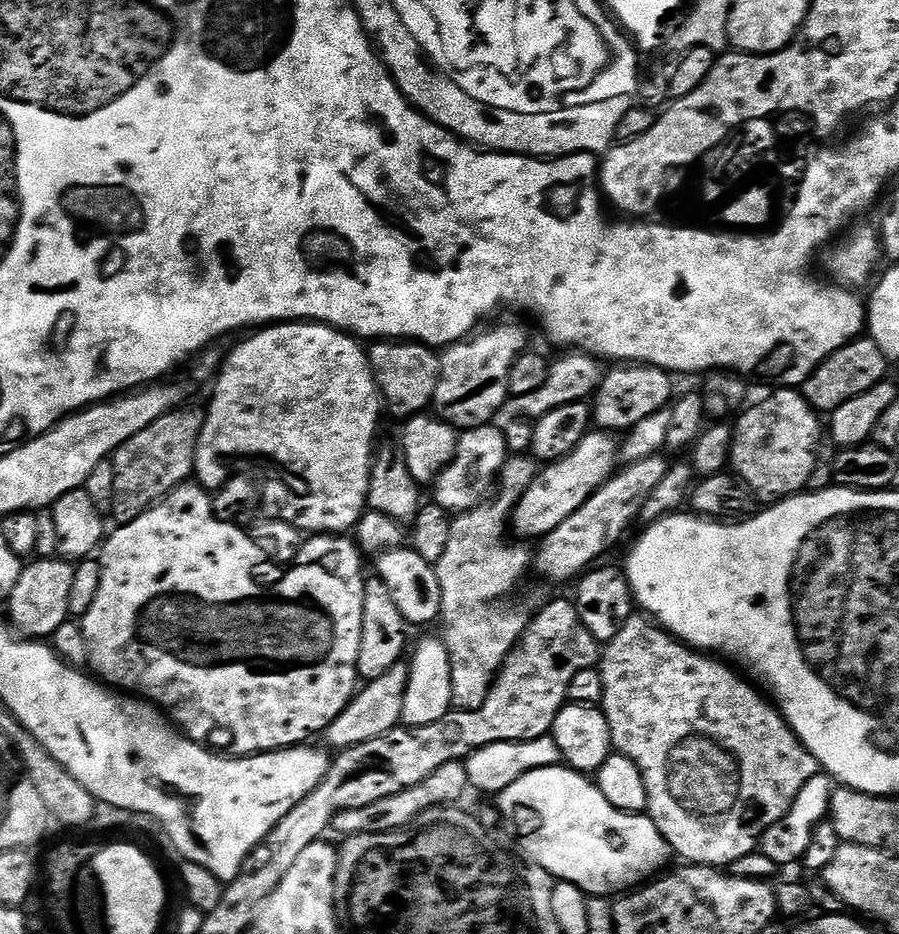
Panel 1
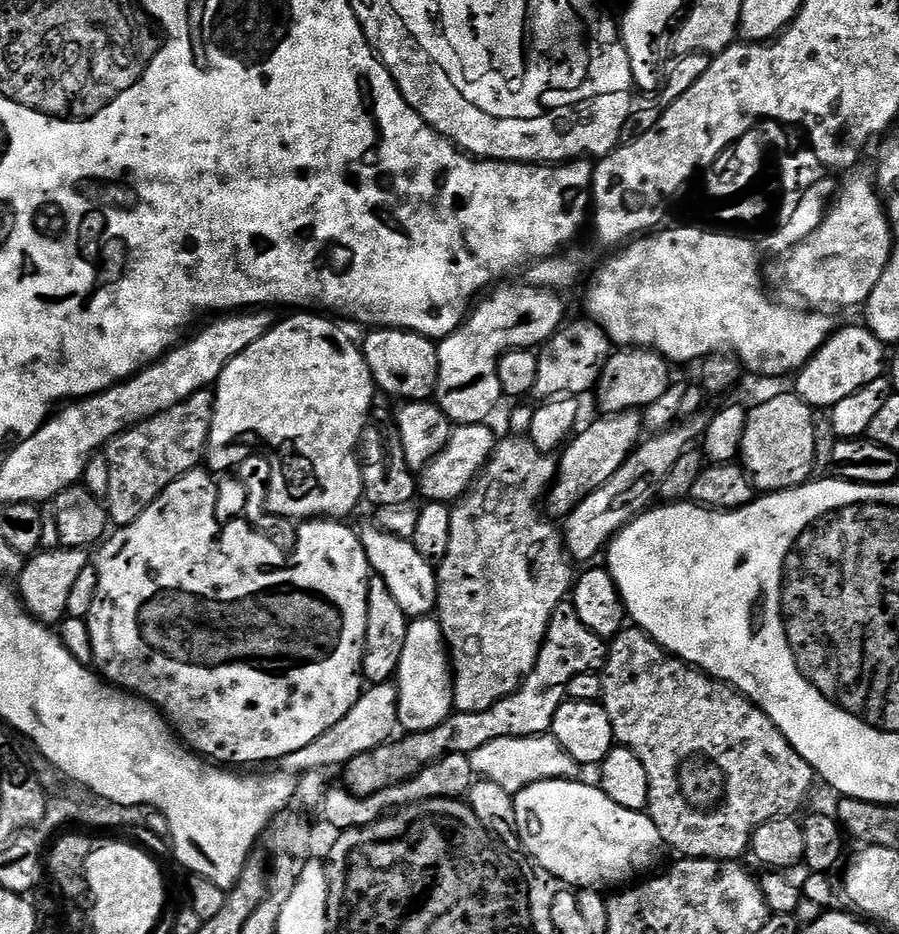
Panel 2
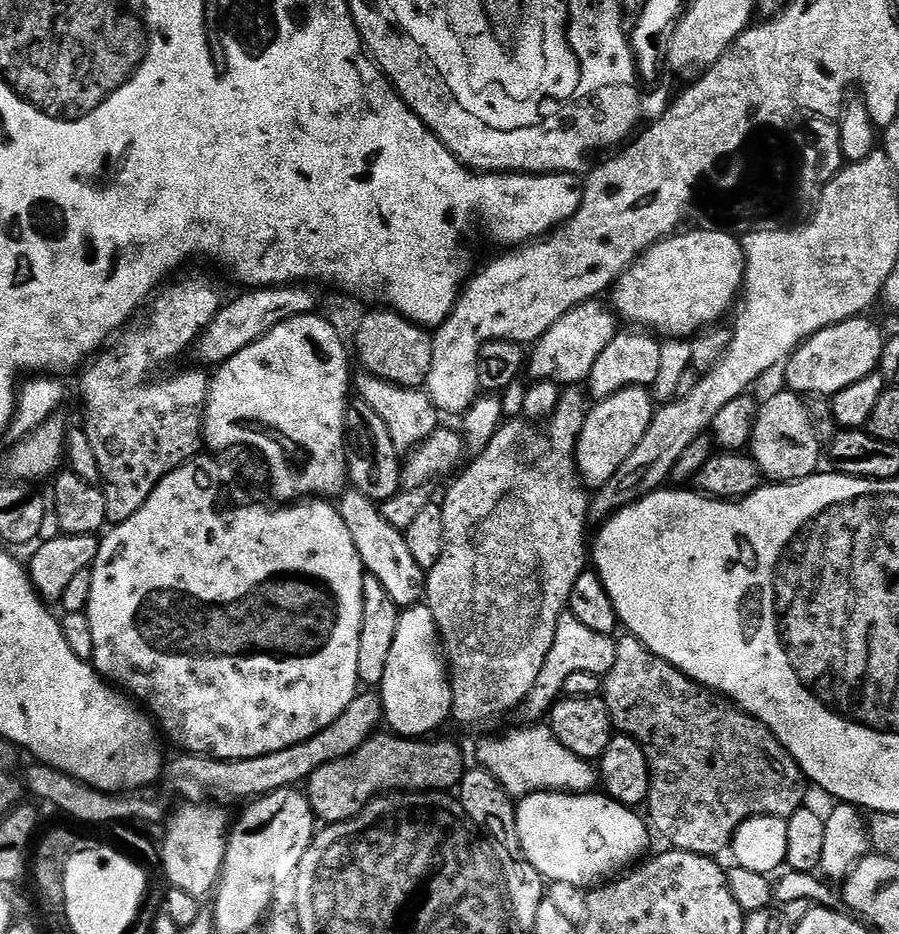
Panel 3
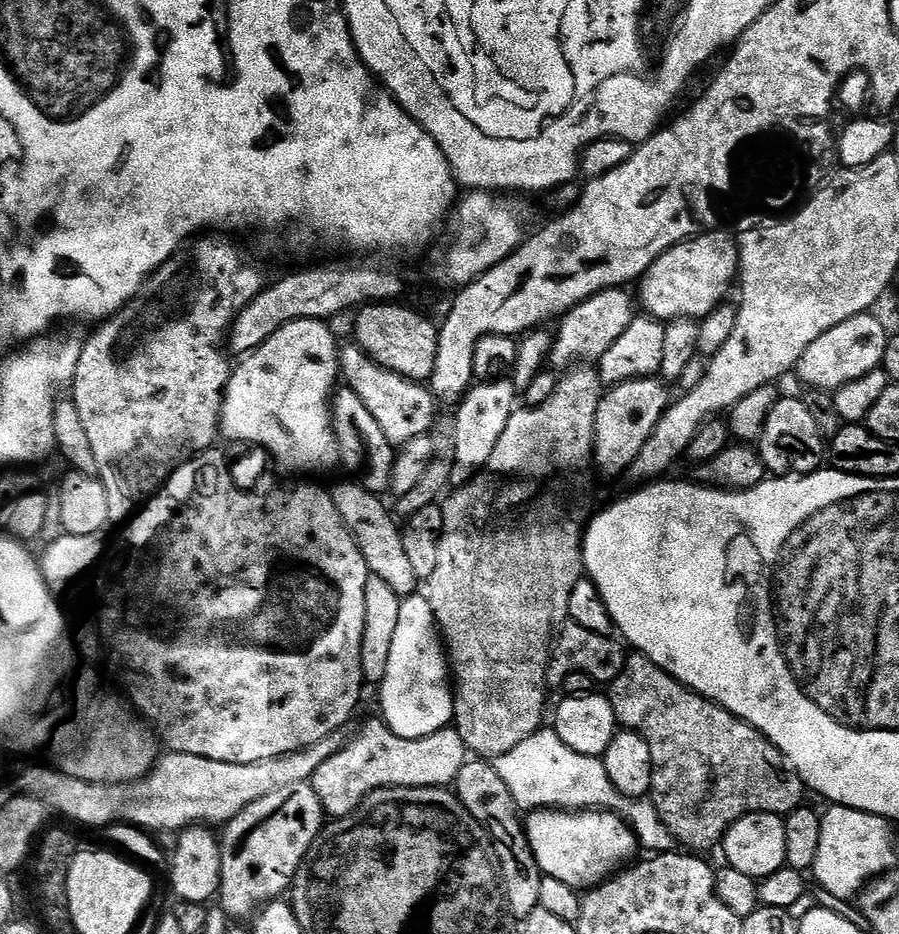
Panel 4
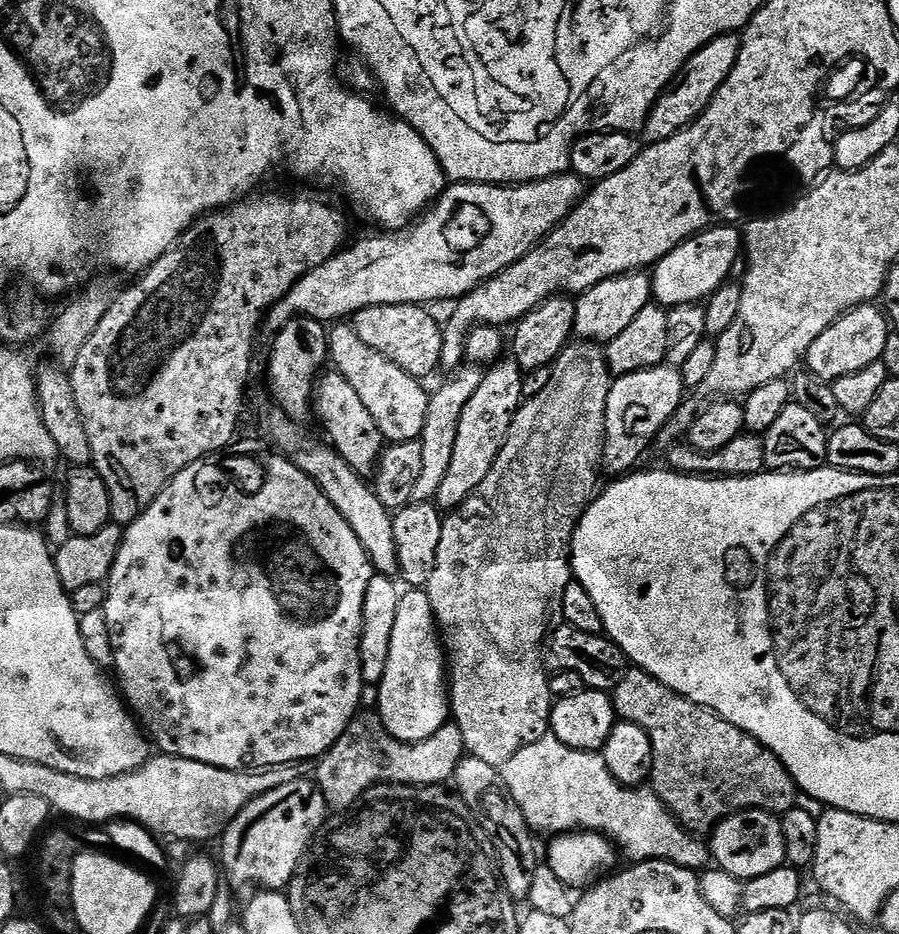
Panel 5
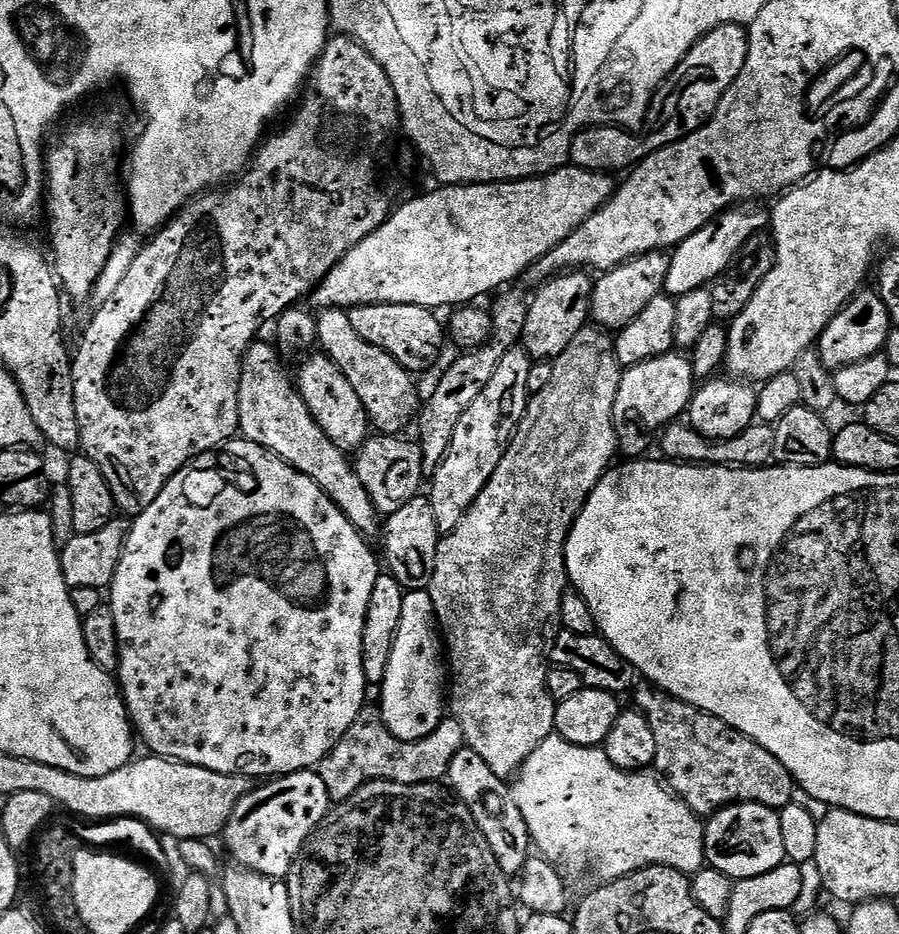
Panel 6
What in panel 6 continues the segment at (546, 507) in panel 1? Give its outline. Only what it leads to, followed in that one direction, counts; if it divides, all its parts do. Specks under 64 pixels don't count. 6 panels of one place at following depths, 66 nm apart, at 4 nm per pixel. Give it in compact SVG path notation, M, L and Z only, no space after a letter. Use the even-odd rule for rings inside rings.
M673 350L627 369L621 375L618 394L614 398L614 434L619 451L623 455L625 452L628 458L643 457L648 443L651 440L653 443L657 433L687 413L693 391L691 359L679 351Z

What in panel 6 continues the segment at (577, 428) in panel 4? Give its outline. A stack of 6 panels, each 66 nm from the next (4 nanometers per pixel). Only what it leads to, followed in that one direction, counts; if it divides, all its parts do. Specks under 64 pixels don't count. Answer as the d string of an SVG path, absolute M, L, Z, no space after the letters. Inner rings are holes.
M585 326L571 339L561 356L551 361L551 366L550 383L542 390L531 393L528 408L508 444L502 462L498 462L498 470L494 470L490 482L486 482L482 494L478 494L474 506L470 506L470 510L464 515L462 522L458 522L455 530L447 533L441 539L438 546L438 558L434 566L434 578L427 588L430 598L434 602L436 622L442 633L443 643L446 645L446 664L450 669L451 680L451 715L462 726L465 745L472 748L474 754L478 754L478 758L482 758L490 770L494 771L494 774L498 774L504 779L513 777L524 764L526 758L530 758L530 754L534 750L538 750L542 741L555 733L558 701L552 697L550 690L546 690L546 674L549 669L549 665L546 663L546 645L550 640L548 628L553 627L552 629L555 629L560 624L562 598L570 588L568 568L564 565L564 547L568 541L572 523L576 520L576 515L584 508L584 503L588 501L588 495L592 493L594 486L598 486L604 473L617 459L615 456L618 456L618 445L614 434L614 398L618 394L622 369L616 357L616 345L613 337L599 326Z

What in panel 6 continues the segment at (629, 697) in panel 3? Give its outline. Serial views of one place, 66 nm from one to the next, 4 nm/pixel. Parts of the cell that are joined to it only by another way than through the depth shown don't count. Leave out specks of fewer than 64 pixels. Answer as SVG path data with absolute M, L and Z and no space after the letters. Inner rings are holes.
M637 683L635 692L635 711L642 713L646 722L650 722L650 730L654 730L655 771L695 816L713 816L730 804L761 804L777 810L791 804L792 775L770 750L654 684Z

